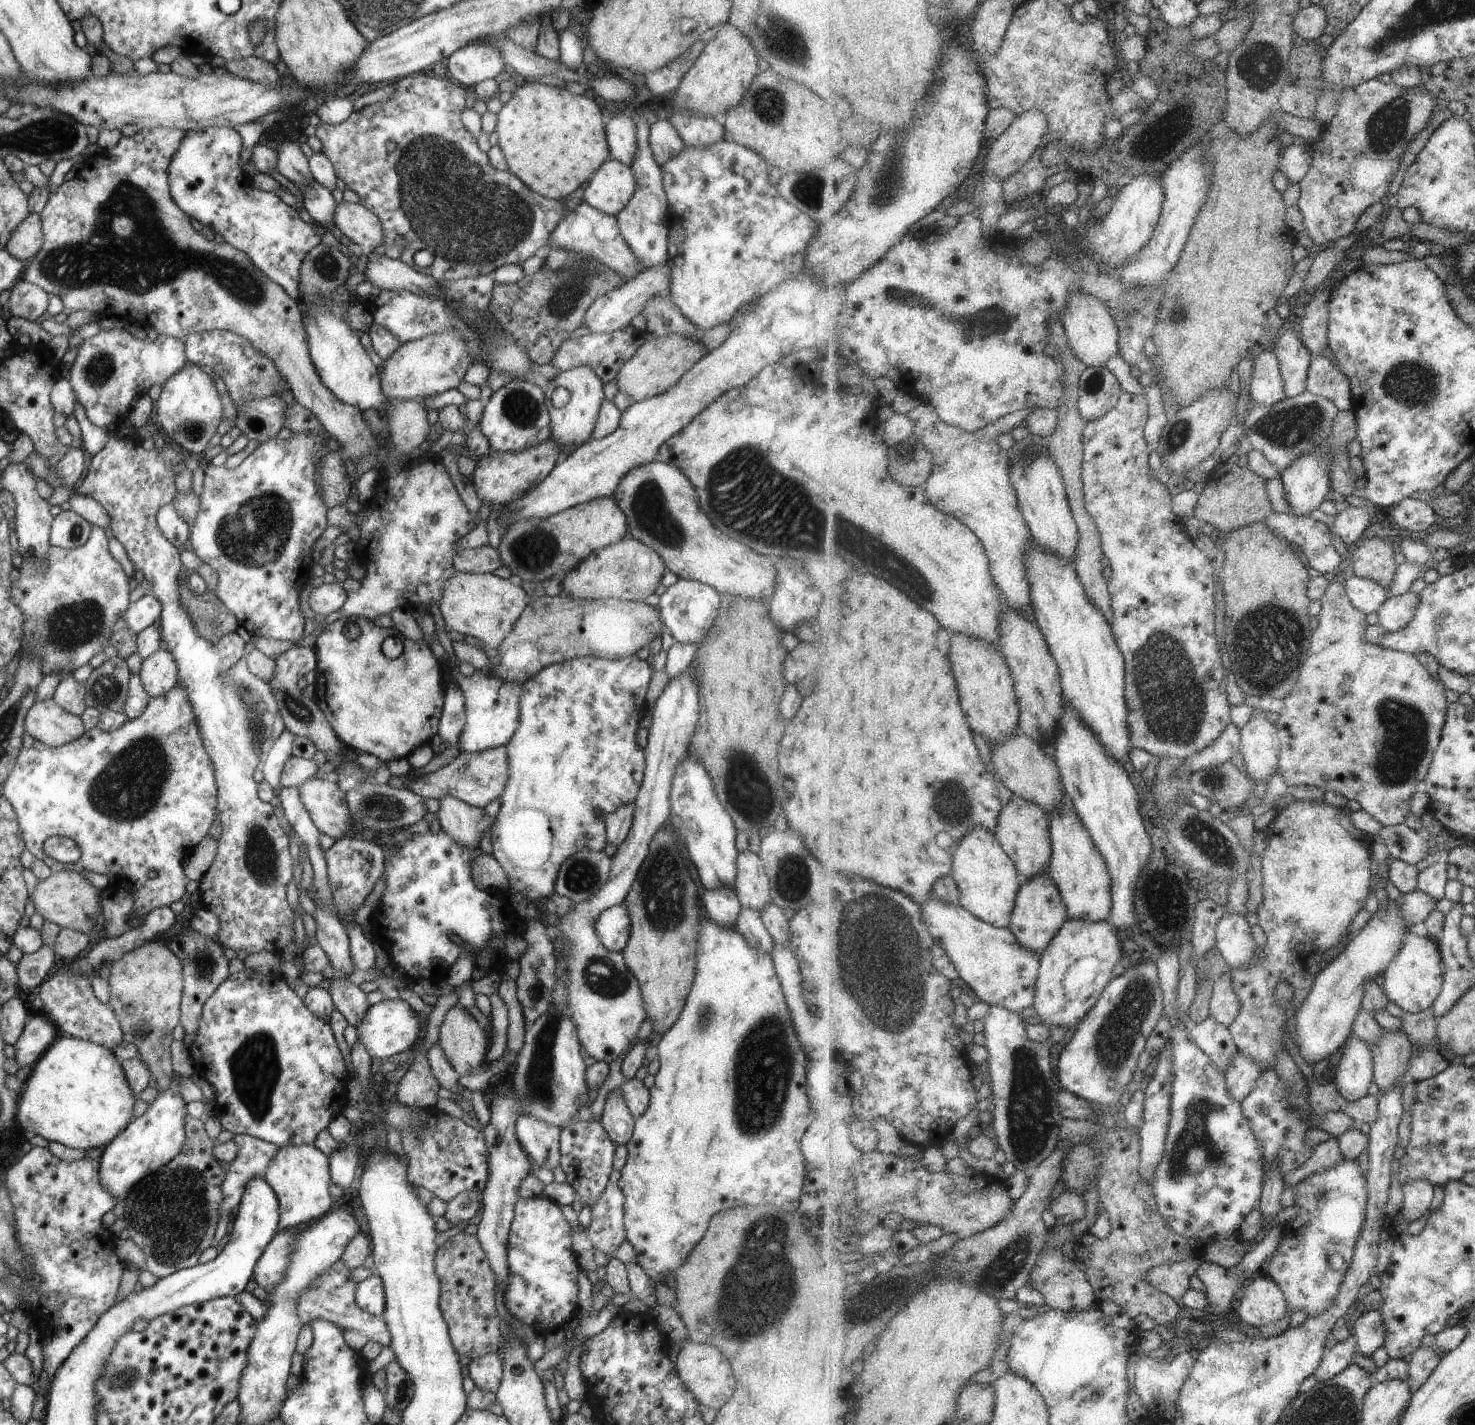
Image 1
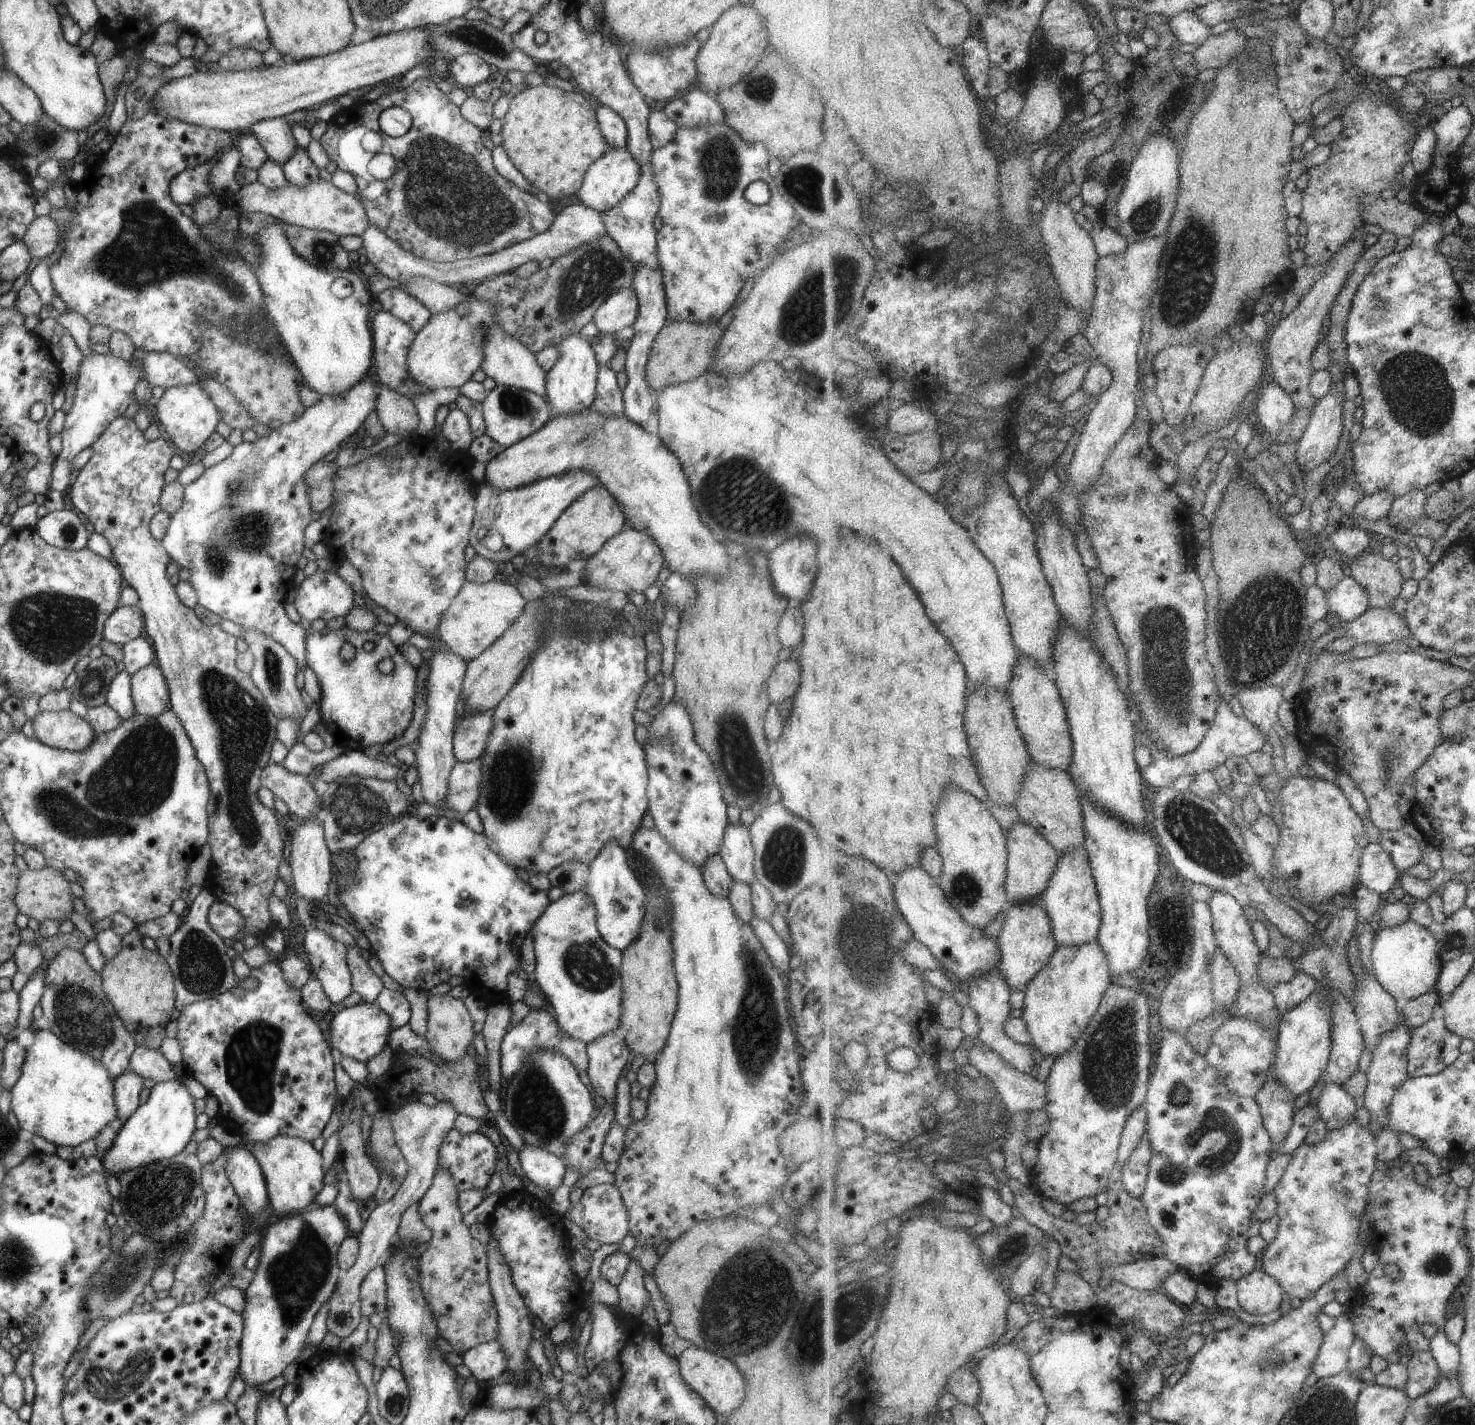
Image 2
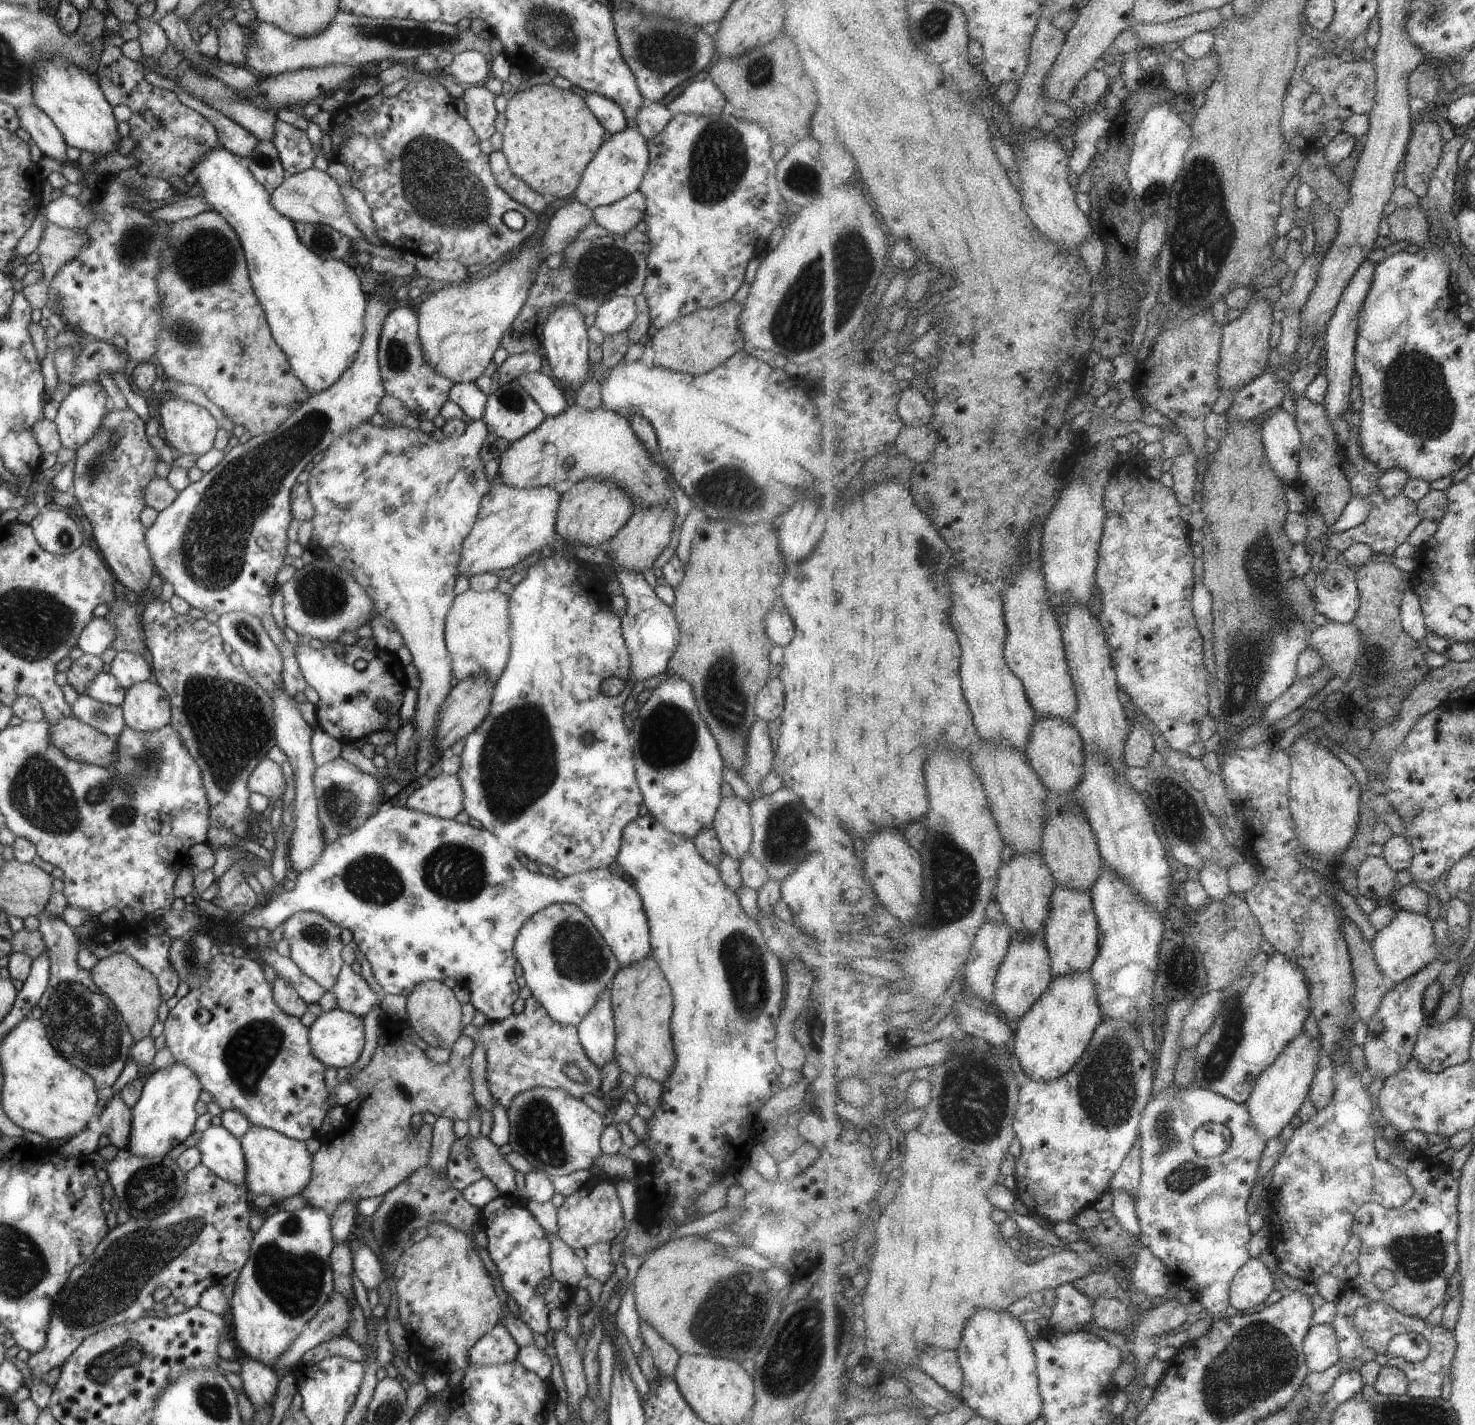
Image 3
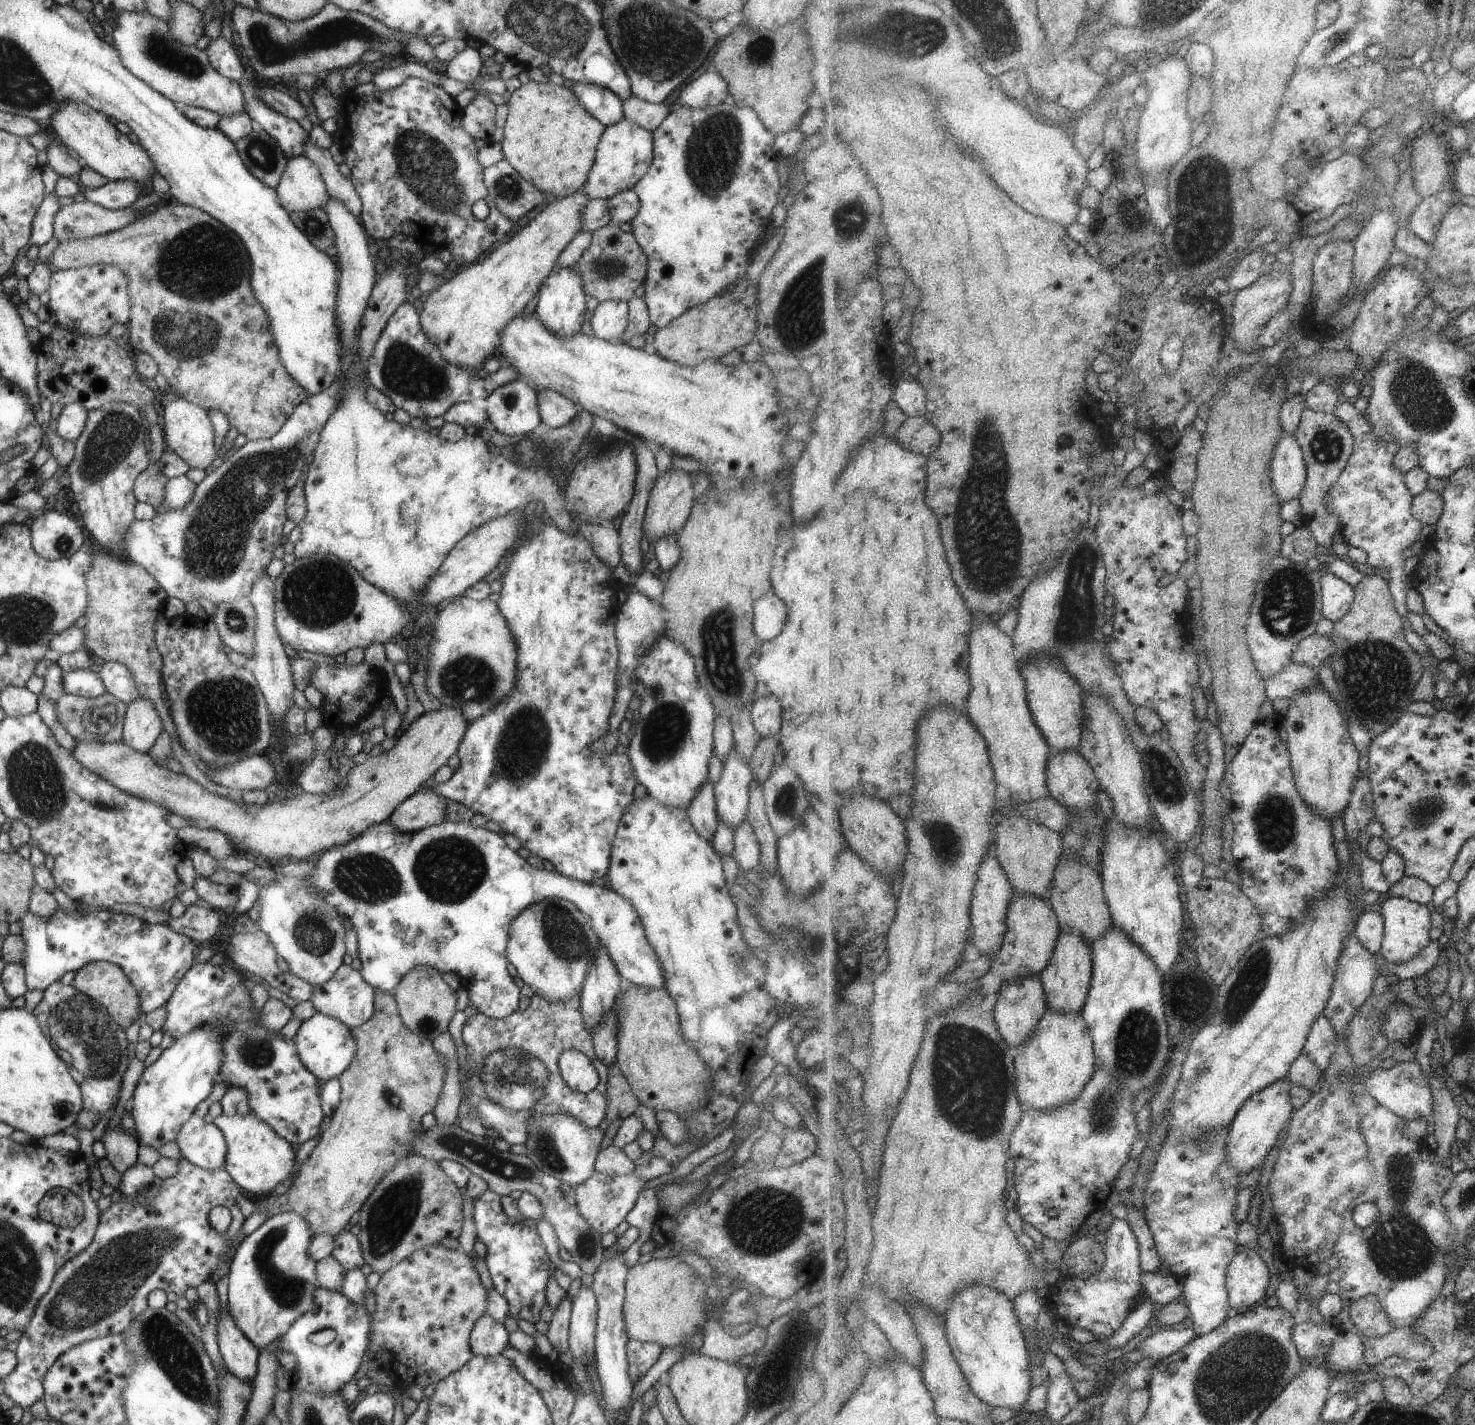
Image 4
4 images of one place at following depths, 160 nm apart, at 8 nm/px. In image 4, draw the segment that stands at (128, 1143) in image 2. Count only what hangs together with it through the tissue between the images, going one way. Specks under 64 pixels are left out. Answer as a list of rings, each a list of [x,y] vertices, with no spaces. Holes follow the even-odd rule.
[[[206,1023],[162,1050],[158,1058],[142,1070],[130,1096],[130,1115],[134,1122],[135,1138],[139,1145],[157,1150],[163,1143],[173,1141],[179,1127],[191,1116],[195,1105],[209,1094],[217,1082],[222,1059],[222,1035],[219,1027]]]

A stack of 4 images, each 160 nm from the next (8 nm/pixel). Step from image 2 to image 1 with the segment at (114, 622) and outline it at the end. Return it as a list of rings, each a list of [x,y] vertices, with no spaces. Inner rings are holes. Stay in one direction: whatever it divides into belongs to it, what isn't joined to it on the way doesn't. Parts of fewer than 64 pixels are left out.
[[[146,592],[142,598],[129,604],[122,612],[123,622],[121,622],[121,626],[127,627],[131,632],[137,634],[146,626],[157,622],[159,615],[159,600],[151,592]]]

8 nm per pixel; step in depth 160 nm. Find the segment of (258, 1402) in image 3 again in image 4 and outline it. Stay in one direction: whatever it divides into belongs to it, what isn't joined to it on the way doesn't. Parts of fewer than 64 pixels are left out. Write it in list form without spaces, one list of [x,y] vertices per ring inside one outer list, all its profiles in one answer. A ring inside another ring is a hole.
[[[229,1314],[217,1316],[216,1339],[219,1354],[226,1370],[242,1381],[251,1381],[255,1376],[258,1349],[235,1326]]]

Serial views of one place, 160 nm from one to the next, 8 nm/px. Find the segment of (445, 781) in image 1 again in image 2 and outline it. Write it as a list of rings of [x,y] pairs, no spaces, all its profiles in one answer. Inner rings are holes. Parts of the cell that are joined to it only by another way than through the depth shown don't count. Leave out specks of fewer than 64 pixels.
[[[344,750],[340,755],[318,766],[316,774],[323,782],[330,783],[339,777],[358,776],[382,781],[403,779],[403,774],[390,761],[381,762],[363,755],[362,751]],[[482,758],[455,761],[447,779],[447,796],[444,810],[451,809],[461,814],[474,808],[479,796]]]

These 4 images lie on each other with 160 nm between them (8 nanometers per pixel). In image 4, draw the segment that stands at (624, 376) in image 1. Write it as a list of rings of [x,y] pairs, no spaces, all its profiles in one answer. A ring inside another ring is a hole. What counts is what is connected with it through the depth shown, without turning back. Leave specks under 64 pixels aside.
[[[746,274],[735,282],[732,282],[725,290],[712,296],[709,300],[692,306],[670,320],[663,328],[657,329],[654,334],[653,348],[660,358],[667,359],[682,367],[694,367],[701,361],[717,361],[729,351],[745,346],[755,340],[756,329],[756,284],[751,283]]]

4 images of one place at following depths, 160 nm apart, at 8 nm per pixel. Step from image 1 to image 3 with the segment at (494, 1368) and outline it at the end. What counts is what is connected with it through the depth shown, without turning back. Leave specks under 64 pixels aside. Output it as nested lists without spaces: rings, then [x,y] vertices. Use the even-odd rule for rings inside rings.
[[[496,1325],[483,1334],[469,1350],[467,1360],[477,1366],[491,1366],[491,1364],[507,1364],[516,1360],[517,1344],[509,1332],[501,1325]]]

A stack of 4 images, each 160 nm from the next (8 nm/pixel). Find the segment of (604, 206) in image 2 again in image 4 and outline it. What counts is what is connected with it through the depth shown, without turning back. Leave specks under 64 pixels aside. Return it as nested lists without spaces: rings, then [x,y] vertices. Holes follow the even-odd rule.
[[[625,118],[604,127],[596,146],[594,161],[581,190],[588,199],[607,200],[618,192],[632,189],[650,165],[652,148],[652,132]]]

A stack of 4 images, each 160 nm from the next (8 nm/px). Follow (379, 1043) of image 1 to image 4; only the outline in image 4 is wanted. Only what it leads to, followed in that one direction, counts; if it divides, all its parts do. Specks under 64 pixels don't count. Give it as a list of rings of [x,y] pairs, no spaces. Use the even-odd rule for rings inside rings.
[[[314,1013],[304,1020],[292,1039],[302,1065],[321,1082],[338,1077],[349,1066],[356,1049],[350,1028],[336,1018],[321,1013]]]

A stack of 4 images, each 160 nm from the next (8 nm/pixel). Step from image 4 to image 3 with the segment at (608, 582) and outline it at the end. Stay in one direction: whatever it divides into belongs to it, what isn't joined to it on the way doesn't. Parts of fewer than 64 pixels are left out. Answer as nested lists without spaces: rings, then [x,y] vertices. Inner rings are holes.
[[[555,552],[552,556],[542,558],[531,565],[525,577],[507,596],[509,657],[493,688],[487,716],[465,738],[465,746],[459,754],[459,770],[455,772],[455,776],[459,780],[459,790],[461,790],[462,810],[467,813],[469,818],[478,820],[482,829],[499,838],[518,854],[525,855],[529,861],[536,863],[539,867],[546,866],[552,871],[568,876],[587,870],[614,866],[619,846],[621,846],[623,826],[638,816],[639,806],[643,803],[641,792],[636,784],[635,768],[632,762],[631,743],[628,738],[630,731],[623,724],[622,714],[623,704],[635,692],[634,687],[627,685],[622,693],[614,697],[603,696],[599,689],[601,681],[609,676],[615,676],[621,680],[627,678],[629,654],[627,654],[625,642],[621,638],[620,619],[608,609],[609,598],[605,593],[604,582],[596,576],[594,566],[578,561],[575,557],[565,557]],[[587,732],[591,734],[591,742],[583,740],[583,736]]]

